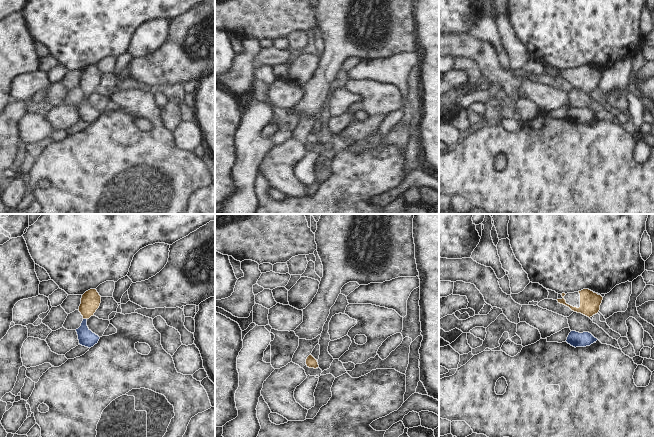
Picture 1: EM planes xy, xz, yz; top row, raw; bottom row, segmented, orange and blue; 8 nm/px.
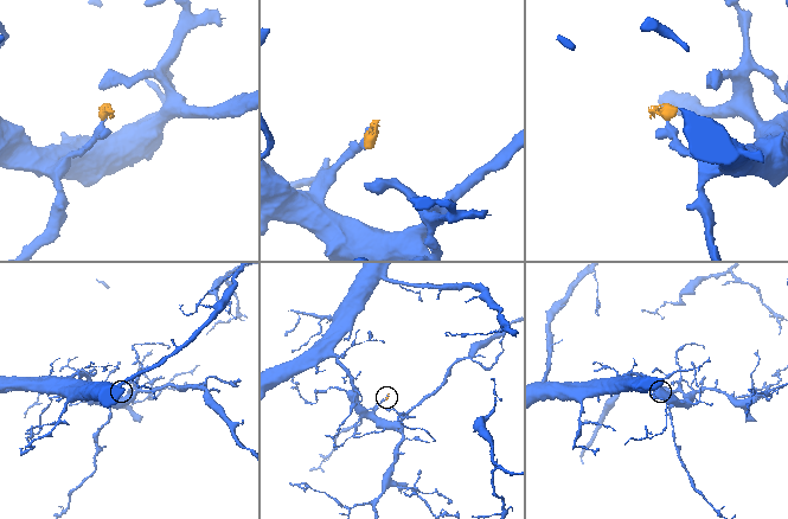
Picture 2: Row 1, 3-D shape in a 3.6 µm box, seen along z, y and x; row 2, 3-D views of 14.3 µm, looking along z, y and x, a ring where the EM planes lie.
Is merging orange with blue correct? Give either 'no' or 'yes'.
yes

